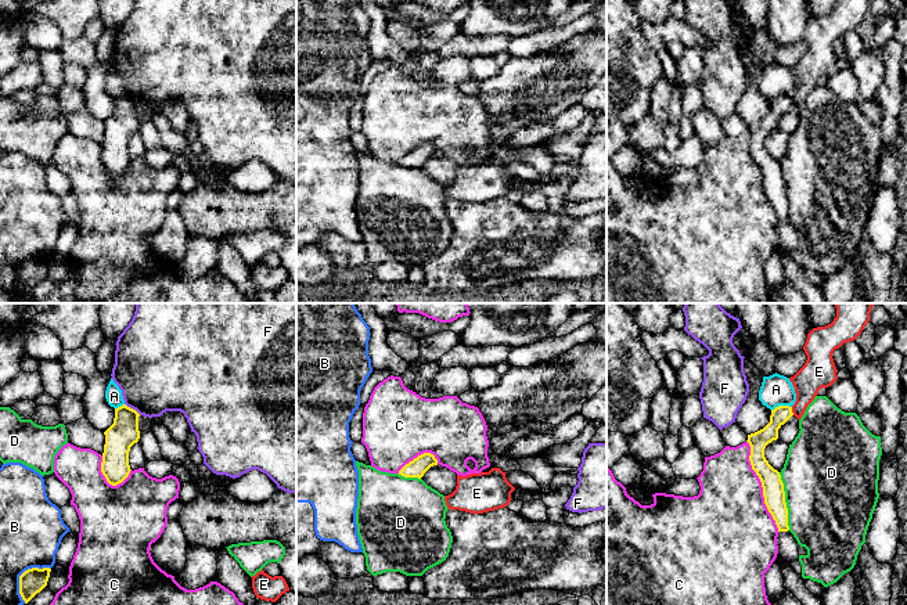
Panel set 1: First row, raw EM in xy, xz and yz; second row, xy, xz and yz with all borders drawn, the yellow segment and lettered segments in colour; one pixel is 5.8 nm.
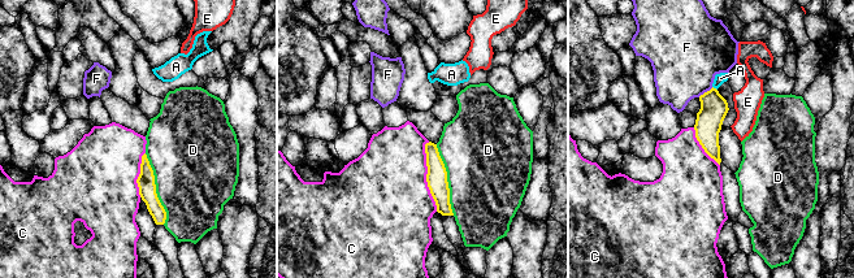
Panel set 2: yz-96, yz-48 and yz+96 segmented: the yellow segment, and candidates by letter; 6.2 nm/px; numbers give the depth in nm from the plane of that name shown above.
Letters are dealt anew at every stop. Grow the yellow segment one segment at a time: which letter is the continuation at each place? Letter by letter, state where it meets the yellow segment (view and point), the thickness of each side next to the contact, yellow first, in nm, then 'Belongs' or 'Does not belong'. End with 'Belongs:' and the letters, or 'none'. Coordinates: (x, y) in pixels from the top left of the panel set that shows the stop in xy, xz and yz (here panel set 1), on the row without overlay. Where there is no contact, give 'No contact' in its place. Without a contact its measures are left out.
A: Touches yellow at yz (781, 96). Thickness 110 nm (yellow) against 180 nm. Does not belong
B: Touches yellow at xy (21, 265). Thickness 150 nm (yellow) against 360 nm. Does not belong
C: Touches yellow at yz (762, 176). Thickness 130 nm (yellow) against 420 nm. Does not belong
D: Touches yellow at yz (784, 191). Thickness 130 nm (yellow) against 480 nm. Does not belong
E: Touches yellow at yz (791, 101). Thickness 100 nm (yellow) against 170 nm. Does not belong
F: Touches yellow at xy (132, 98). Thickness 170 nm (yellow) against 460 nm. Does not belong
Belongs: none

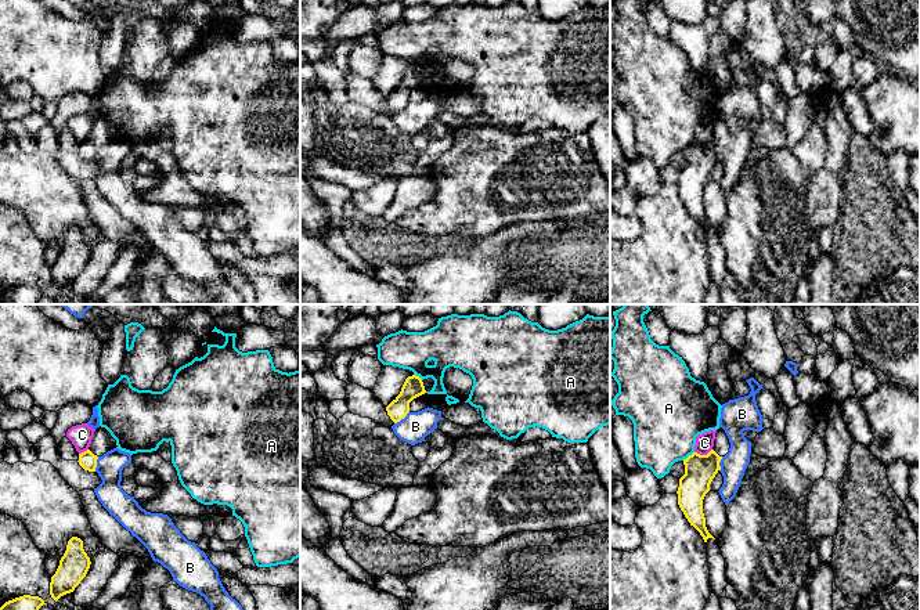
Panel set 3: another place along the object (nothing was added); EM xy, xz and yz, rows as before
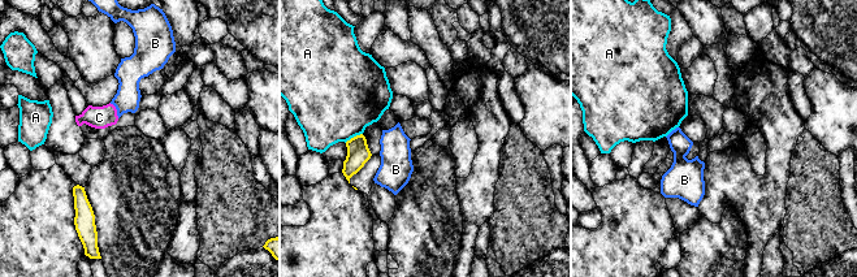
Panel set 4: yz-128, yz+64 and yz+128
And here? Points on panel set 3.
A: Touches yellow at yz (689, 145). Thickness 180 nm (yellow) against 400 nm. Does not belong
B: Touches yellow at xz (401, 108). Thickness 120 nm (yellow) against 170 nm. Does not belong
C: Touches yellow at yz (703, 145). Thickness 180 nm (yellow) against 110 nm. Does not belong
Belongs: none

